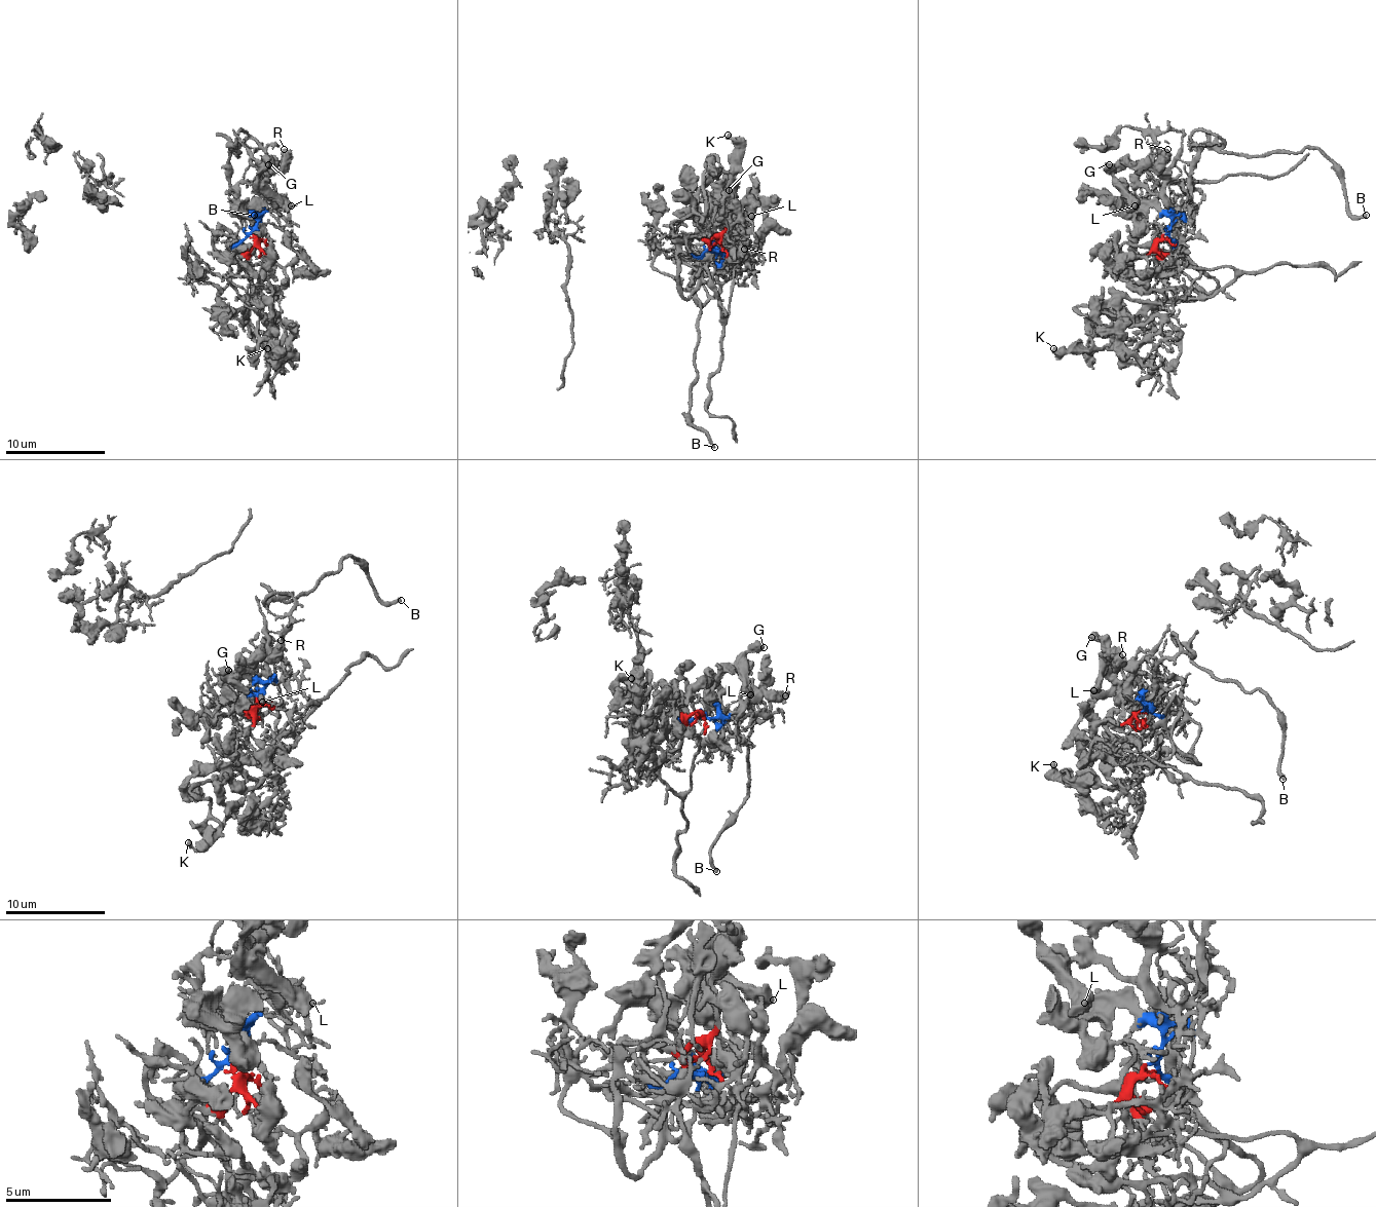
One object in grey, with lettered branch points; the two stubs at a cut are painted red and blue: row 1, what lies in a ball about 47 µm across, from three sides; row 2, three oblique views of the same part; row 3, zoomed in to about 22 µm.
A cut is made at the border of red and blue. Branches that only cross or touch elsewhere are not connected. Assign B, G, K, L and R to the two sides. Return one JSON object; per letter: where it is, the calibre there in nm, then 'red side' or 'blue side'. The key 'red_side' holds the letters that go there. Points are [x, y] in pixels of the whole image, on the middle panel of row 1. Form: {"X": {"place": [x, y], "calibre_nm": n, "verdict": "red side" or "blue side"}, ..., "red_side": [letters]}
{"B": {"place": [714, 447], "calibre_nm": 240, "verdict": "blue side"}, "G": {"place": [729, 190], "calibre_nm": 400, "verdict": "blue side"}, "K": {"place": [728, 135], "calibre_nm": 300, "verdict": "red side"}, "L": {"place": [751, 216], "calibre_nm": 650, "verdict": "blue side"}, "R": {"place": [744, 249], "calibre_nm": 600, "verdict": "blue side"}, "red_side": ["K"]}

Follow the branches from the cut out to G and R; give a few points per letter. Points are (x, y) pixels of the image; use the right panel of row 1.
G: (1165, 233), (1170, 216), (1165, 200), (1141, 186), (1125, 186), (1108, 163)
R: (1165, 233), (1170, 216), (1165, 181), (1158, 171), (1167, 148)

